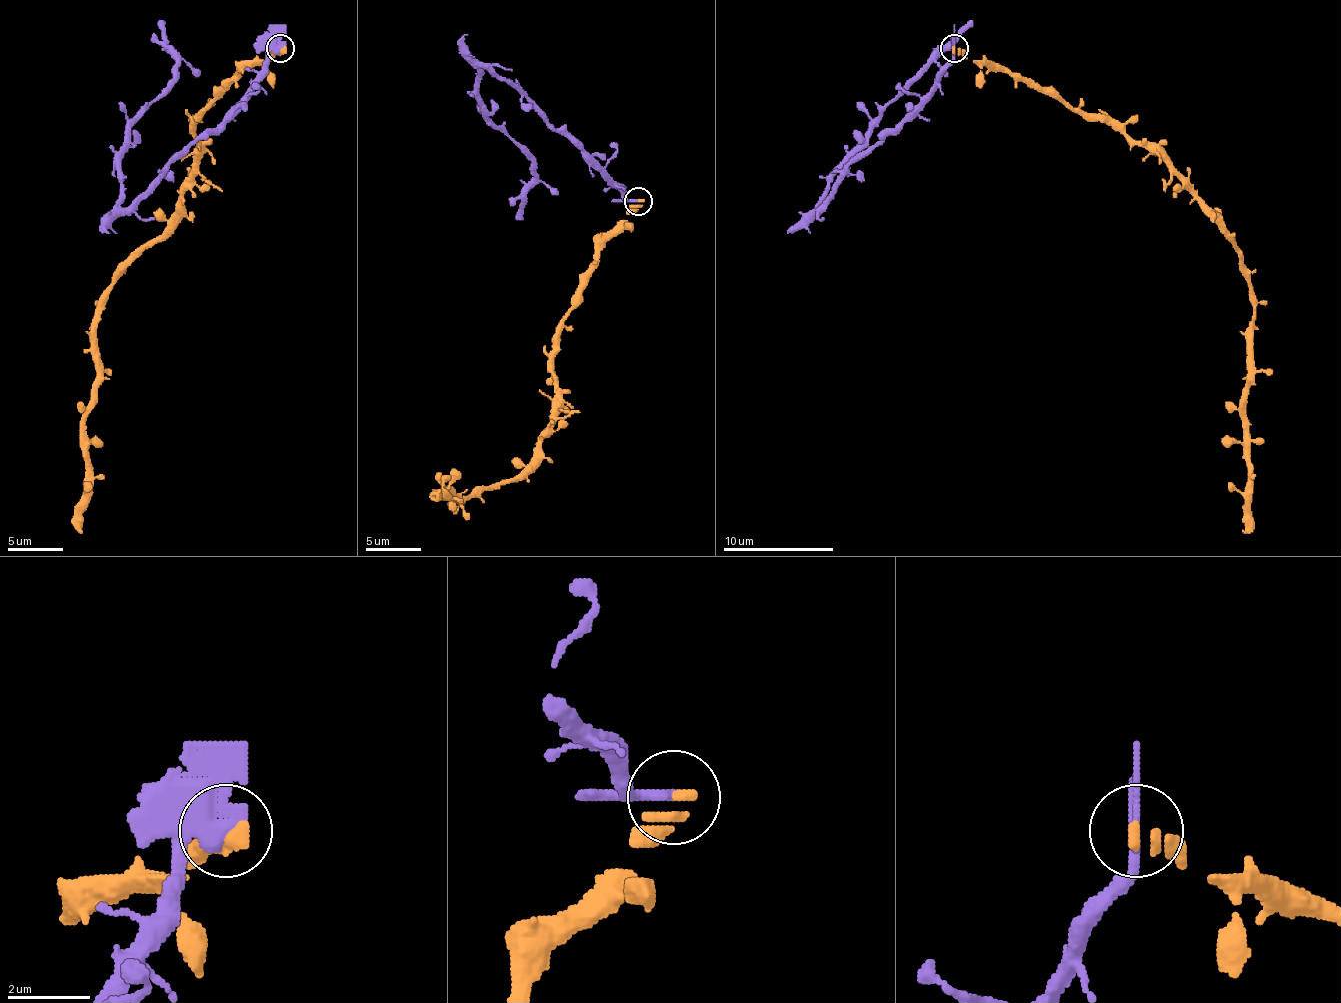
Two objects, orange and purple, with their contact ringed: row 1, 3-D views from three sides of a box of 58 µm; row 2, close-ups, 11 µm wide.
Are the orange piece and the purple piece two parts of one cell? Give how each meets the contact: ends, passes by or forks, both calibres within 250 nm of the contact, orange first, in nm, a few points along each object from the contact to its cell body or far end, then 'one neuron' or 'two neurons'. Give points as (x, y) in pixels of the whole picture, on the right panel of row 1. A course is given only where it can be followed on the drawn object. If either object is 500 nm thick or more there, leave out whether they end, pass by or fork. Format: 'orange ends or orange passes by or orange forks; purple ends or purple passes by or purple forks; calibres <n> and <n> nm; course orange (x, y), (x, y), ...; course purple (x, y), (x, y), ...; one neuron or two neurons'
calibres 440 and 550 nm; course orange (955, 48), (1054, 89), (1074, 109), (1104, 114), (1168, 167), (1232, 242), (1254, 303), (1243, 533); course purple (955, 48), (952, 64), (941, 75), (941, 84), (874, 147), (846, 167), (819, 209), (827, 178), (971, 20); two neurons

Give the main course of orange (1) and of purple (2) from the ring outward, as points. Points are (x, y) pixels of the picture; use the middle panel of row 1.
1: (637, 202), (598, 252), (582, 301), (562, 321), (554, 415), (540, 451), (512, 479), (462, 501), (440, 490)
2: (637, 202), (626, 199), (548, 121), (526, 93), (482, 66), (479, 104), (532, 163), (534, 185), (518, 218)

